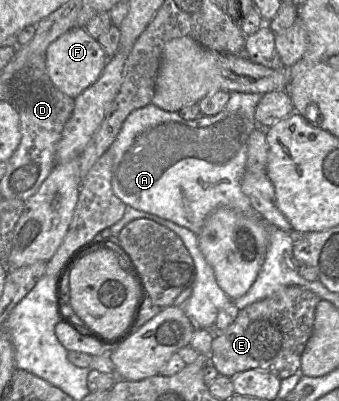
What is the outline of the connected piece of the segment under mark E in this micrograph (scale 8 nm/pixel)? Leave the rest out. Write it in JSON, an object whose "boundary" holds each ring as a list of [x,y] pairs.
{"boundary":[[[286,286],[270,297],[238,310],[236,319],[226,330],[214,332],[209,361],[219,375],[227,377],[249,369],[270,372],[280,380],[294,375],[300,370],[320,300],[315,293],[302,287]]]}

